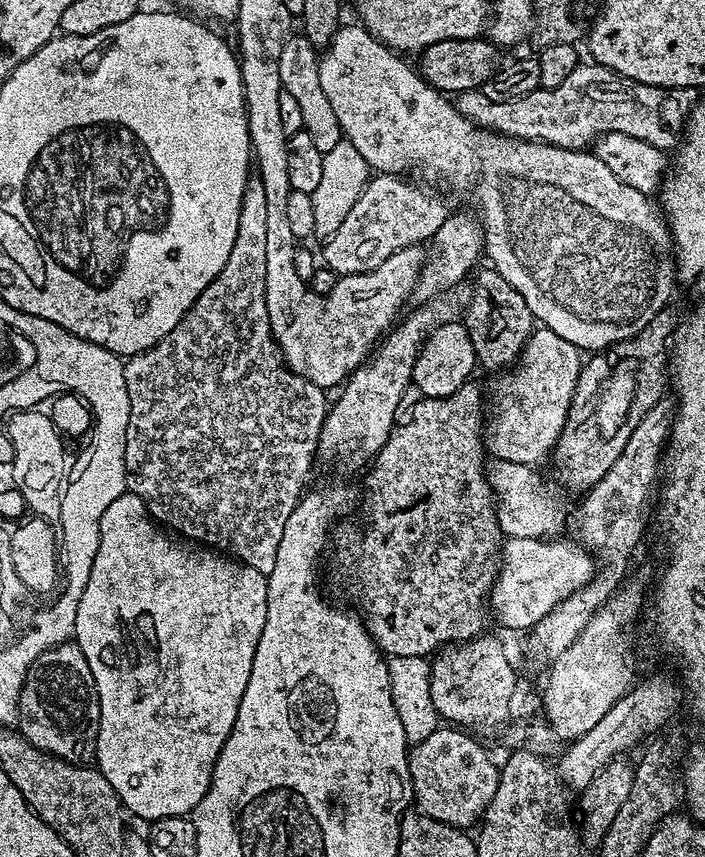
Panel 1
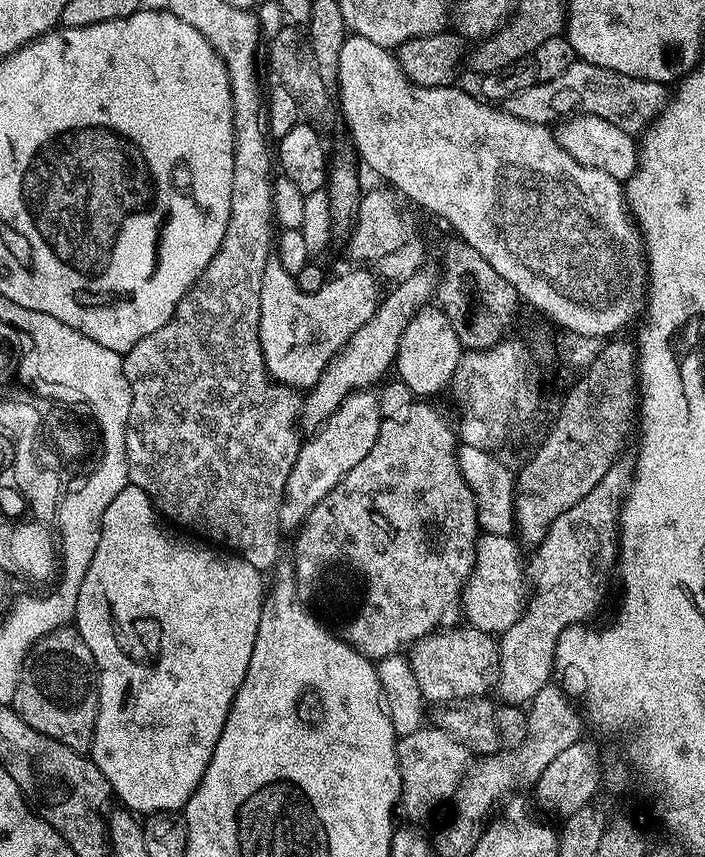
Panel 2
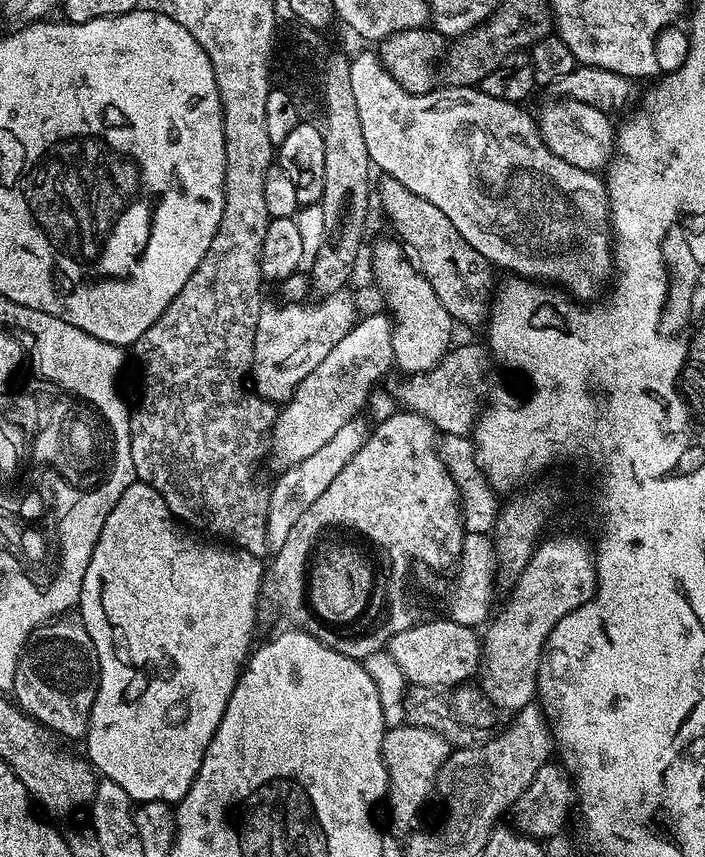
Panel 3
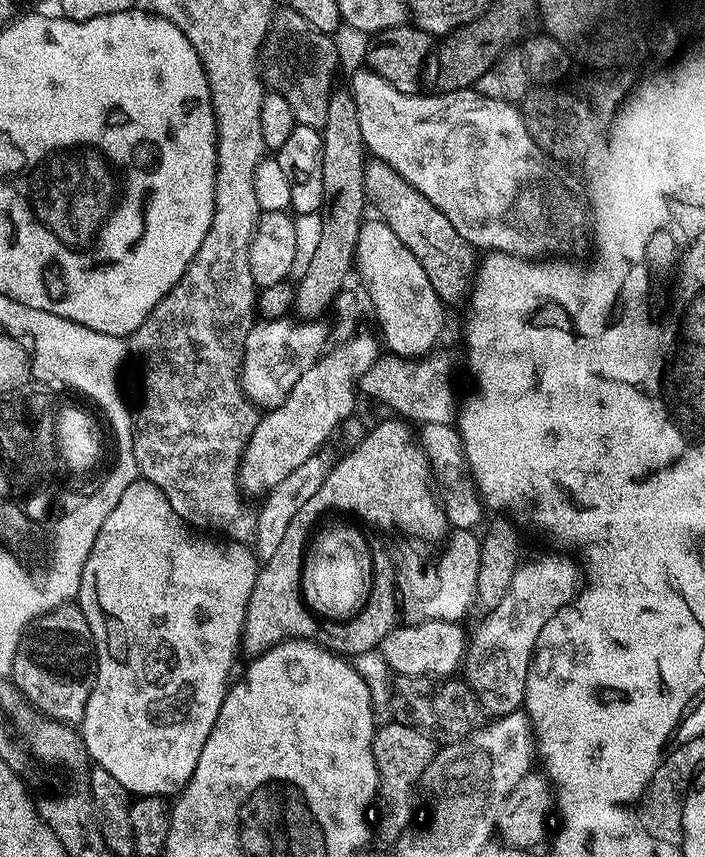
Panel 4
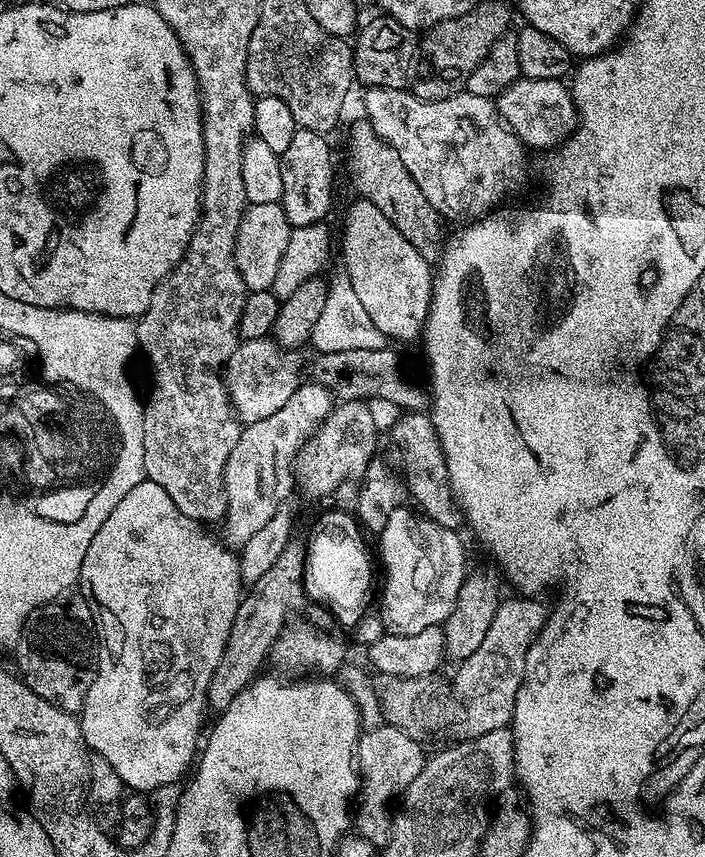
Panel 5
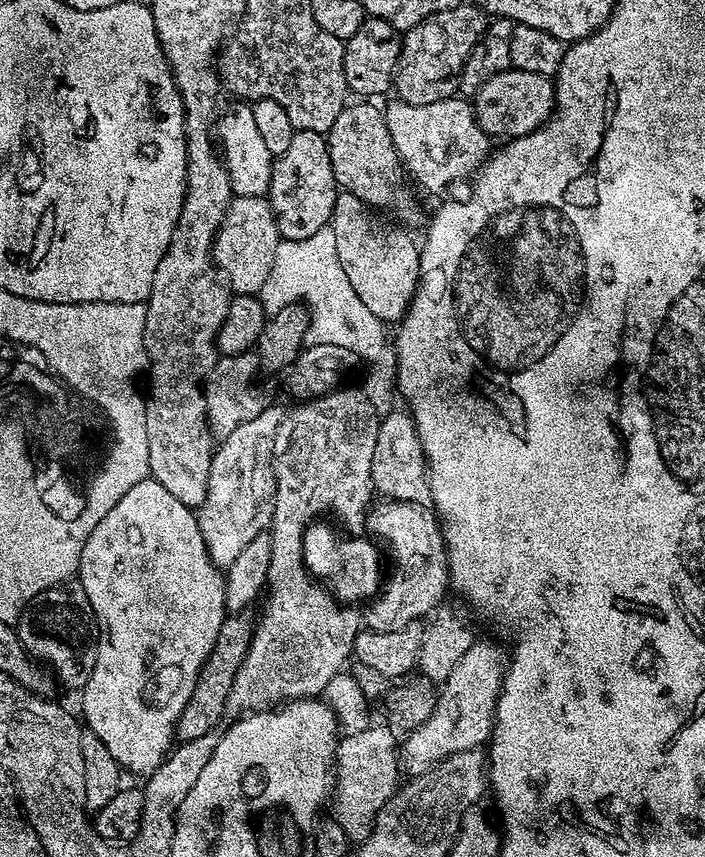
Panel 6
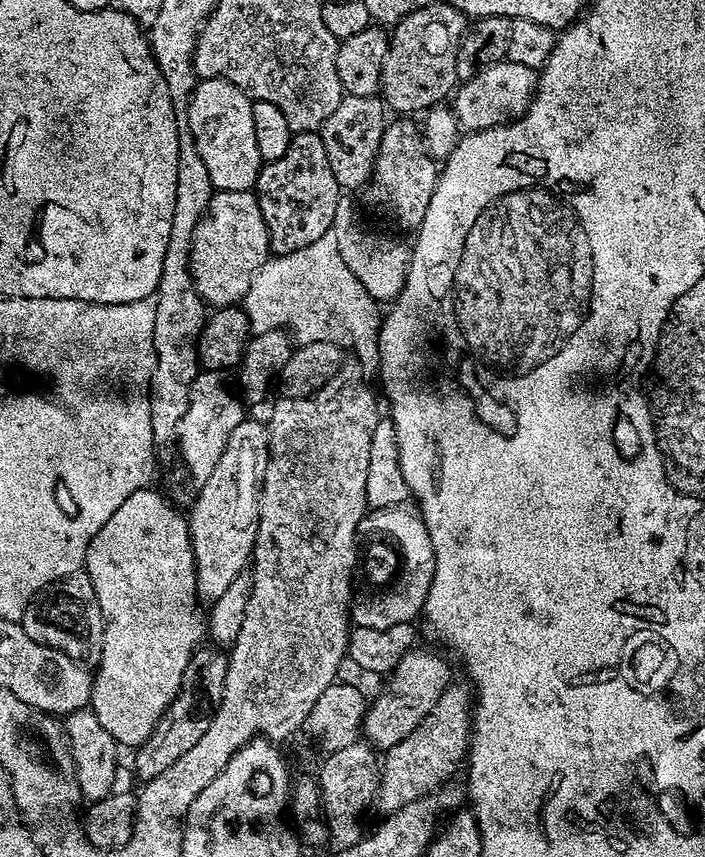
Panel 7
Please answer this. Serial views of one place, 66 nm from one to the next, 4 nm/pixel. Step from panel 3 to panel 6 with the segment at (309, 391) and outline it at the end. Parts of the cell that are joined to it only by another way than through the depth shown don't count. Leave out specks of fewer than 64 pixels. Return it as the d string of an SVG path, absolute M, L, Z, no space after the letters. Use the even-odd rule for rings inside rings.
M272 406L265 407L258 418L242 422L242 426L223 437L219 441L220 448L218 444L212 455L206 498L196 512L196 522L198 530L202 530L212 563L221 570L227 570L234 558L242 554L242 549L271 525L272 502L276 494L272 435L279 424Z

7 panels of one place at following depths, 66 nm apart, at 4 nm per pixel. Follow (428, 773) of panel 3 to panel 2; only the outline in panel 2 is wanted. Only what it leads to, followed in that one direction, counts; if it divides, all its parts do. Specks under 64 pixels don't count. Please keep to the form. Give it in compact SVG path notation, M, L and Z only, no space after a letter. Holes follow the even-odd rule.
M422 726L414 730L414 734L399 737L396 742L398 766L402 774L402 790L400 791L399 811L409 816L409 821L420 822L431 814L435 808L455 797L465 772L470 767L469 747L456 740L450 733L439 726Z

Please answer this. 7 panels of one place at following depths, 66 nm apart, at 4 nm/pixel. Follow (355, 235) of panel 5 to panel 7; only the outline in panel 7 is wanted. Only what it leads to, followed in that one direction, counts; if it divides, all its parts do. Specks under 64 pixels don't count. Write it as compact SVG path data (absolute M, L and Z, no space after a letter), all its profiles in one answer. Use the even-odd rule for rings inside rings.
M348 198L338 202L338 210L334 210L332 233L338 237L338 250L342 254L342 262L350 266L350 274L366 286L366 290L377 302L395 301L402 290L404 279L408 273L410 252L403 248L392 236L383 236L380 232L368 232L368 224L360 217L356 204Z

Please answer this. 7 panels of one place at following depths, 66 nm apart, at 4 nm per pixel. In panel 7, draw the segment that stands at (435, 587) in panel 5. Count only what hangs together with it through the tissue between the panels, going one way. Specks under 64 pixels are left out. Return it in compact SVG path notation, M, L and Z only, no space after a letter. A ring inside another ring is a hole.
M407 507L373 508L360 523L360 532L385 532L398 545L402 553L402 563L396 577L379 590L370 590L365 596L357 595L350 605L350 620L355 627L370 630L390 630L390 626L412 624L423 613L426 594L430 594L430 582L434 578L436 559L430 534L424 519L415 511L407 512Z

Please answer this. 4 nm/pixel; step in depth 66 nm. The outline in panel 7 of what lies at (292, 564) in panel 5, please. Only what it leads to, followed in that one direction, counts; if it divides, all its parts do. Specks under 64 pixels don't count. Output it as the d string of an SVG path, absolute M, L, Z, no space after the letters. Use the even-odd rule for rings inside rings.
M201 646L192 653L192 661L182 674L178 694L162 714L150 738L146 738L146 742L135 749L136 772L141 776L141 781L153 780L158 774L162 774L162 770L174 766L174 762L178 762L178 758L182 758L182 754L186 754L186 750L194 747L198 743L198 738L206 734L214 711L213 694L219 694L224 688L227 669L227 655L215 647Z

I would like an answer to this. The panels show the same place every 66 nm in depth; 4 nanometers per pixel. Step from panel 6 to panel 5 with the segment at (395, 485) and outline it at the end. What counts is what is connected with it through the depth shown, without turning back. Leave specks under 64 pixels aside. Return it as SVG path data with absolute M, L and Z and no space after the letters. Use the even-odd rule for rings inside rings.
M405 411L386 433L386 440L392 443L392 452L400 463L399 471L402 473L407 495L411 499L412 496L416 499L417 506L421 508L419 511L438 526L459 529L462 524L462 513L456 506L455 496L452 495L446 458L438 434L432 425L431 415Z

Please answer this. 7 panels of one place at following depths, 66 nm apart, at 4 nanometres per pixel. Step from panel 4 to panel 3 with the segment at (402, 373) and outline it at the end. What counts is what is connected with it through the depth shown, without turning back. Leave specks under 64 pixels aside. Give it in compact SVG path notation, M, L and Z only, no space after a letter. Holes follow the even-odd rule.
M458 344L447 352L443 359L439 360L429 372L405 375L403 377L405 380L396 388L396 396L400 399L399 407L401 409L425 416L436 427L437 433L468 436L473 431L482 411L480 399L484 396L484 371L488 368L489 357L481 345L480 349L476 344Z

